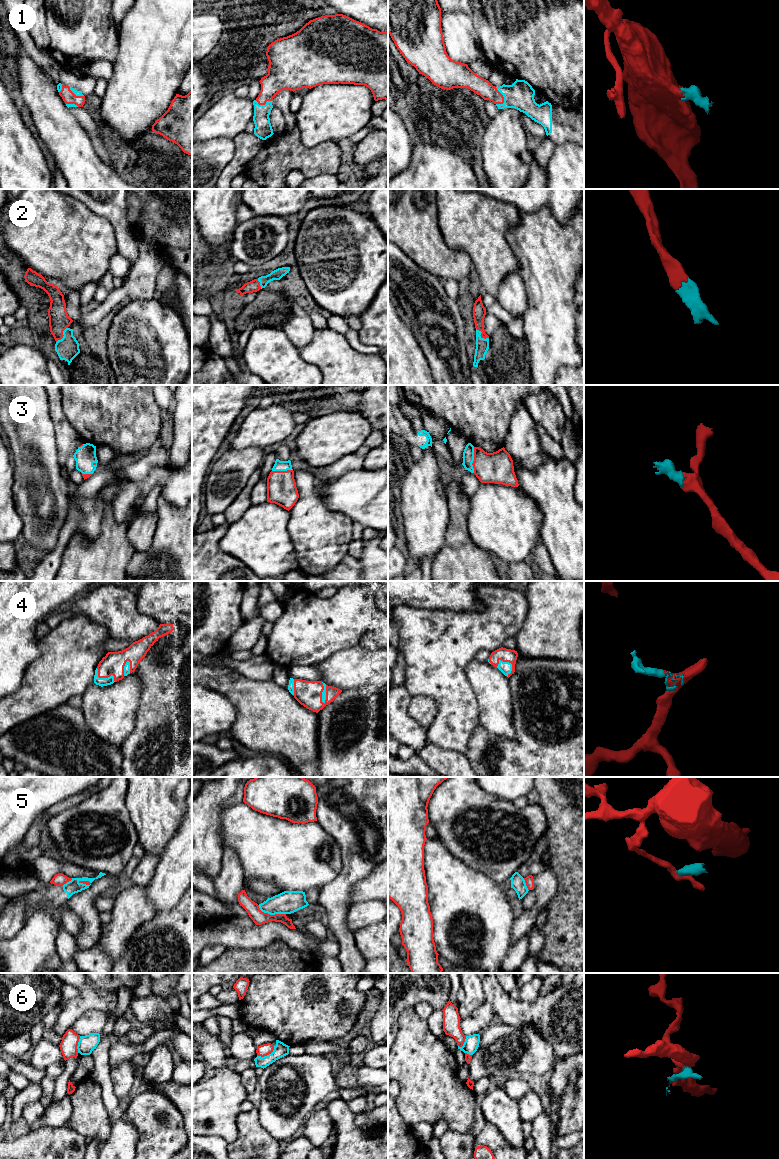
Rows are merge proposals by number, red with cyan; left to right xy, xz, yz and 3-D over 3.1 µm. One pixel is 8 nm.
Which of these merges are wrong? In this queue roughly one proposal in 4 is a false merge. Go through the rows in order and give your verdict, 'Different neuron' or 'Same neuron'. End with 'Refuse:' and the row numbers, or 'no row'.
1: Same neuron
2: Same neuron
3: Same neuron
4: Same neuron
5: Different neuron
6: Different neuron
Refuse: 5, 6

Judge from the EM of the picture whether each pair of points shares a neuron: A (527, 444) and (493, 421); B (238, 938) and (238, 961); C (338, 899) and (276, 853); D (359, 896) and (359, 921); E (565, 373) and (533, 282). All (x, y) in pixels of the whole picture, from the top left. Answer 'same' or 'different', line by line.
A: different
B: different
C: different
D: different
E: different

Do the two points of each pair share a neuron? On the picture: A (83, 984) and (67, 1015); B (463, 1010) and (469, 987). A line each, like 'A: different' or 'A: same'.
A: same
B: same

